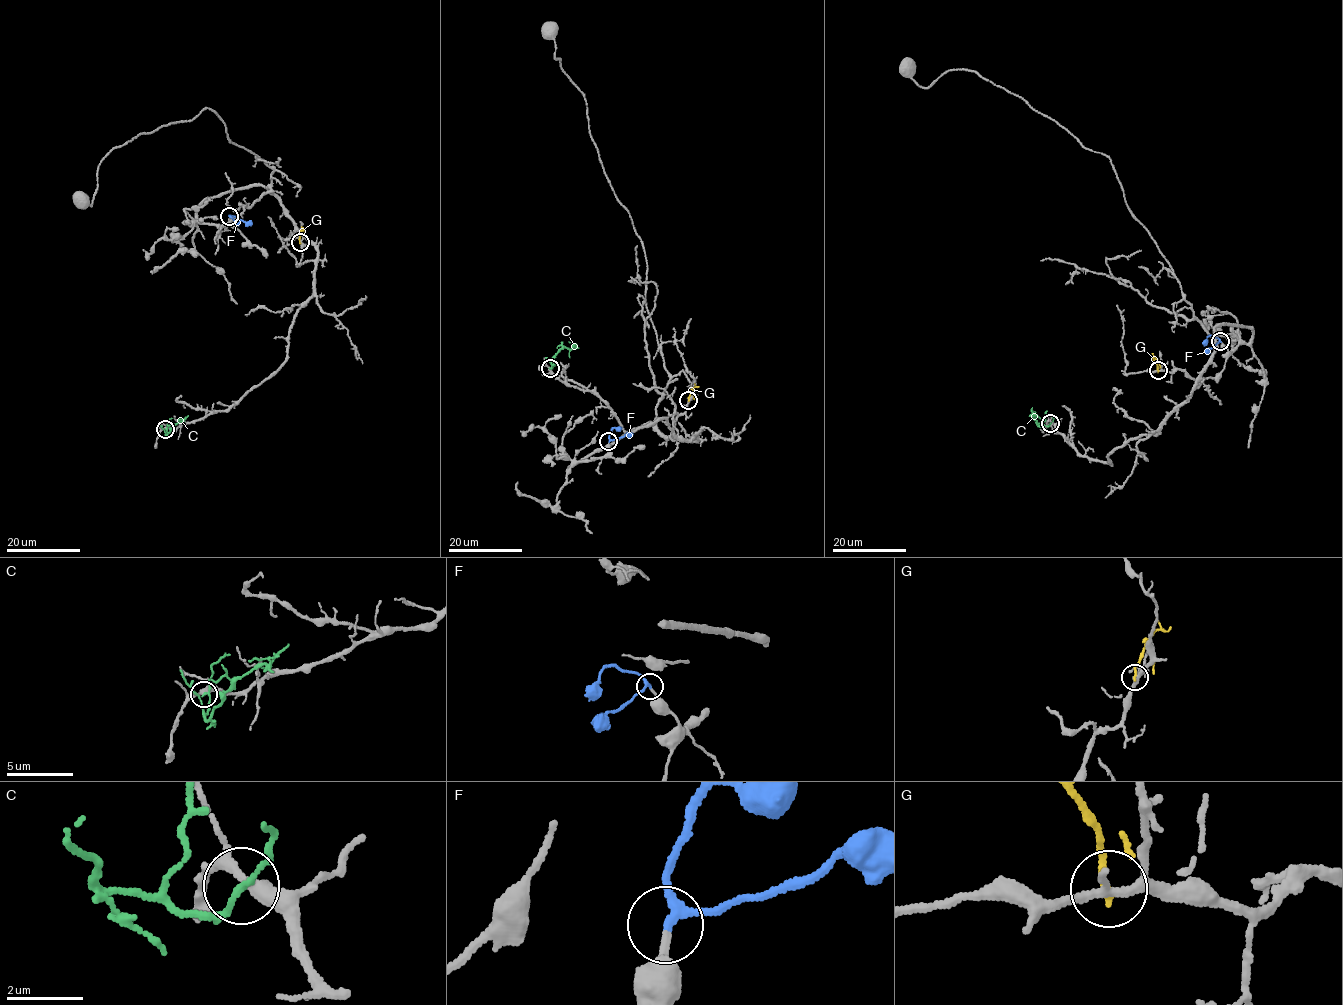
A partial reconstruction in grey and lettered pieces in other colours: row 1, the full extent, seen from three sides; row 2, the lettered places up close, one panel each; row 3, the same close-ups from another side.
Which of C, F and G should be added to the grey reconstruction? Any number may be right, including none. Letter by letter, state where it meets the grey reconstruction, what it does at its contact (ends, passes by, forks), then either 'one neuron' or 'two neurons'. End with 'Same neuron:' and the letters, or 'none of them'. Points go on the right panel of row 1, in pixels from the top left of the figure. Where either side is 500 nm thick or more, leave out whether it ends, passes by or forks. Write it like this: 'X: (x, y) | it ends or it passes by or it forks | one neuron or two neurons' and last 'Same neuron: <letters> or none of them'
C: (1050, 423) | it passes by | two neurons
F: (1220, 341) | it passes by | one neuron
G: (1158, 370) | it ends | two neurons
Same neuron: F

